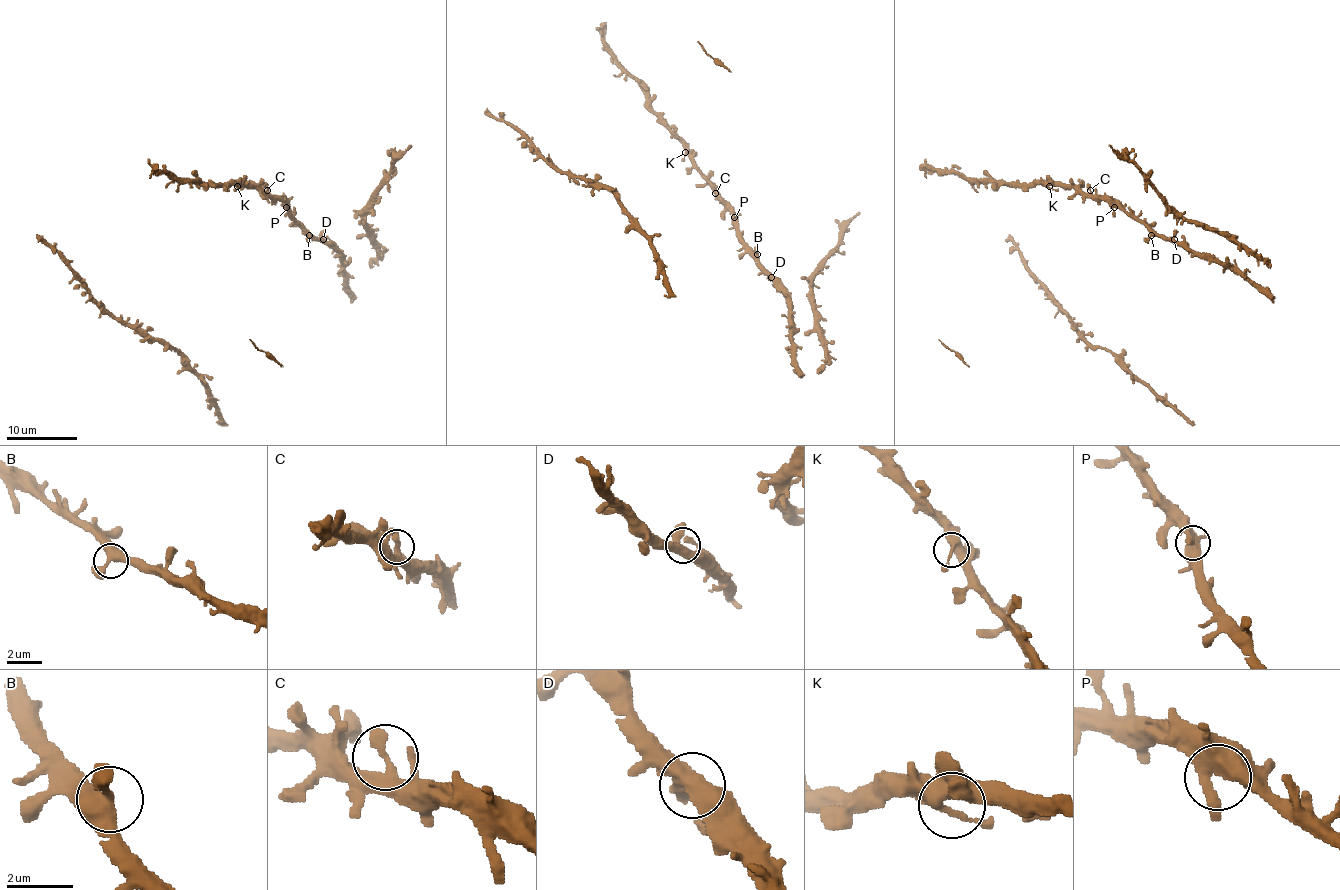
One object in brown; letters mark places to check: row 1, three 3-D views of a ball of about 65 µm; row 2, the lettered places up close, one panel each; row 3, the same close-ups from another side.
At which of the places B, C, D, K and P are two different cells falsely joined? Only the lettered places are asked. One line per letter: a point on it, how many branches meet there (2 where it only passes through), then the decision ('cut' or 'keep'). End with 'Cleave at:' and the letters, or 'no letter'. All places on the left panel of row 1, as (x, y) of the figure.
B: at (309, 235); 3 branches meet; keep
C: at (267, 190); 2 branches meet; keep
D: at (323, 239); 3 branches meet; keep
K: at (237, 186); 3 branches meet; keep
P: at (286, 207); 3 branches meet; keep
Cleave at: no letter

